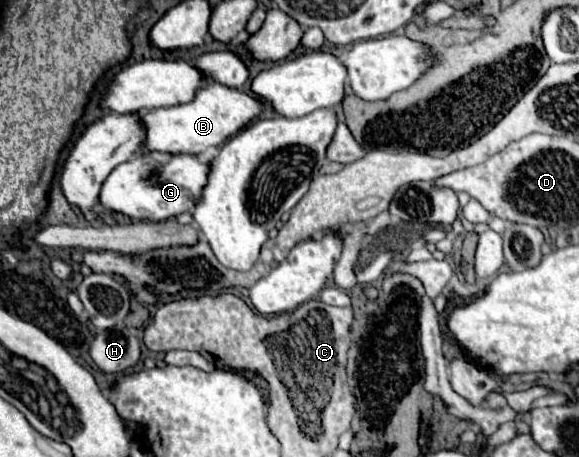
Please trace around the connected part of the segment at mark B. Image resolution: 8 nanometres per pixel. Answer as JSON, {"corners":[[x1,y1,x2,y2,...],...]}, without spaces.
{"corners":[[210,81,204,85,192,103,184,103,180,107,166,107,144,113,142,119,148,127,146,147,148,151,164,151,164,153,204,153,210,147,222,147,232,135,236,135,242,127,246,127,252,119,256,119,264,111,264,101,252,93,244,93,232,87,226,87,218,81]]}

